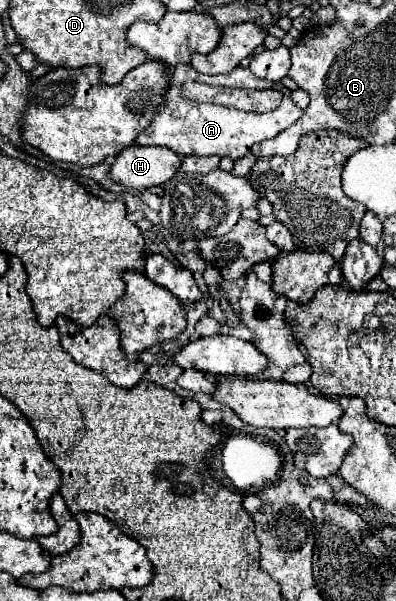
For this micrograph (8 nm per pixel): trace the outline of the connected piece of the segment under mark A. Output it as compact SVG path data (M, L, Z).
M177 64L173 70L173 84L167 92L167 100L165 106L161 106L159 114L153 118L151 126L147 130L143 130L137 136L137 144L143 146L165 146L171 148L173 152L181 154L181 156L189 156L189 154L197 154L197 156L229 156L233 160L243 158L245 154L251 154L251 146L257 142L263 142L267 138L275 138L279 132L283 132L285 128L289 128L293 122L297 122L303 116L303 110L291 100L291 90L283 88L283 100L281 106L277 110L265 112L265 114L255 114L255 112L243 112L243 110L233 110L233 108L225 108L225 106L217 106L217 104L203 103L197 104L193 100L185 100L185 96L181 96L181 84L185 80L189 80L189 74L193 80L199 82L207 82L207 84L221 84L221 86L239 86L239 88L269 88L275 82L269 80L261 80L255 78L253 72L249 68L237 66L233 72L229 74L221 74L221 76L203 76L199 72L195 72L189 64Z

